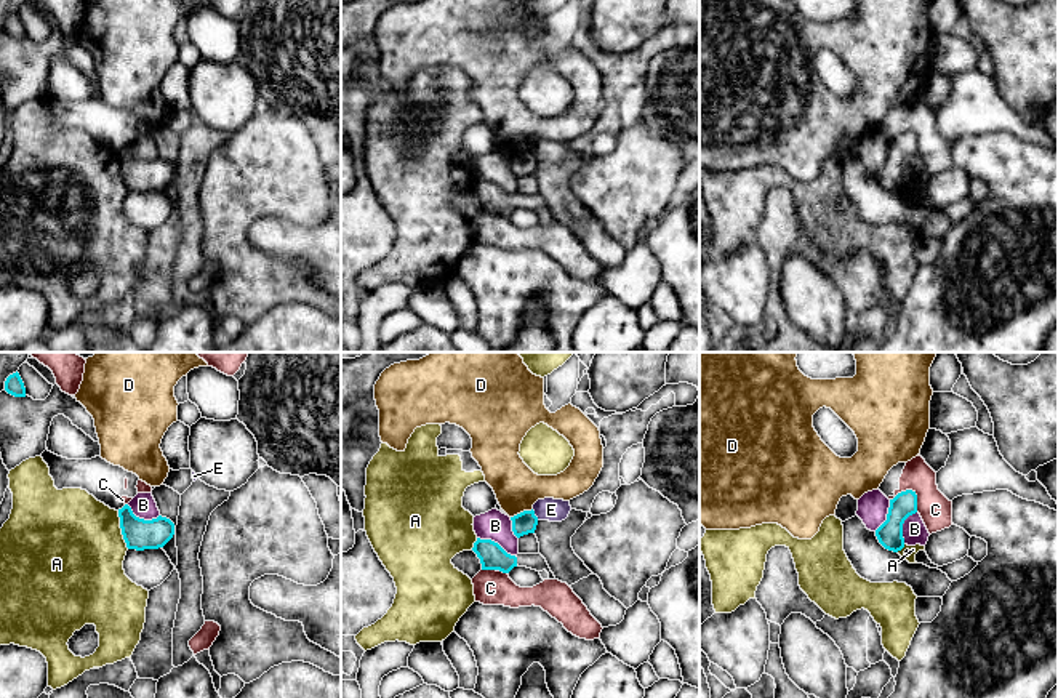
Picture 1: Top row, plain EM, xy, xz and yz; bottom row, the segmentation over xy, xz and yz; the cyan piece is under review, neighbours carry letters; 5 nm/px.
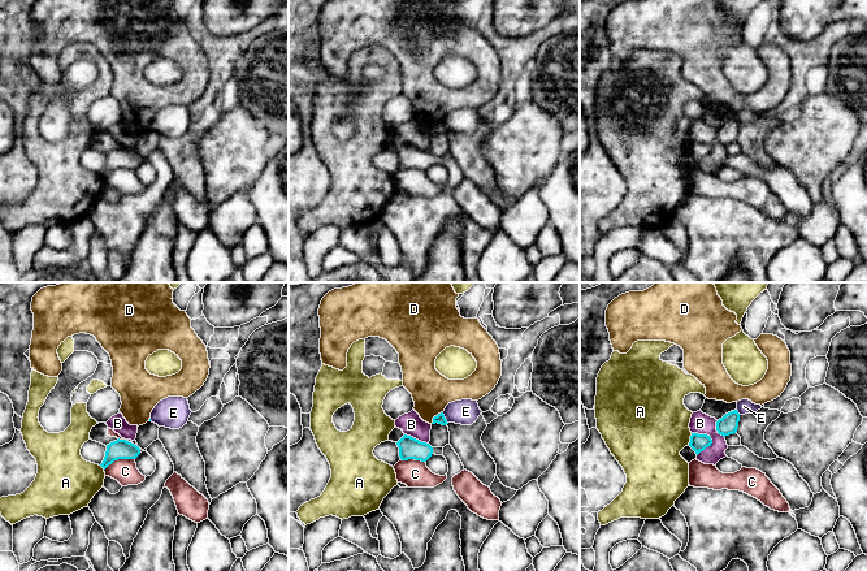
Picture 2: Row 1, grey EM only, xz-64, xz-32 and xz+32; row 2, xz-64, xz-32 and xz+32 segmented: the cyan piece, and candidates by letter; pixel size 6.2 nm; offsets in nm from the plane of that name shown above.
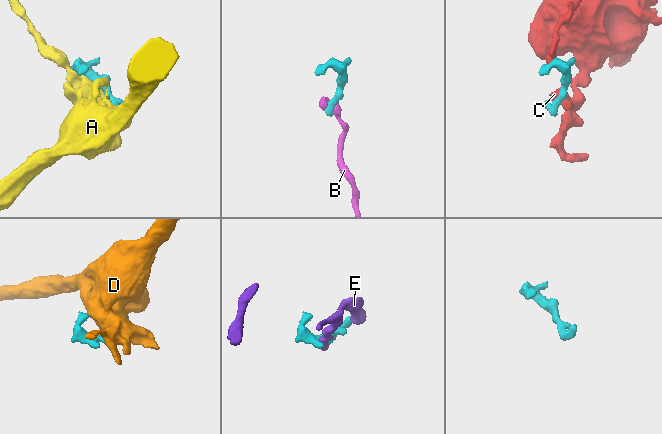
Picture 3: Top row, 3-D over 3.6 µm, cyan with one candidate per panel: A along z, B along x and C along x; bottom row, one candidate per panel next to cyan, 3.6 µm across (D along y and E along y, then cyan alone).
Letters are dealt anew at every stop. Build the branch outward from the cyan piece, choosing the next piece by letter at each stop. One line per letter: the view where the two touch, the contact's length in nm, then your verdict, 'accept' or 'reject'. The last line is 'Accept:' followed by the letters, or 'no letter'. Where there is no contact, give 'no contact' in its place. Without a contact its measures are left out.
A: contact in xy; length 200 nm; reject
B: contact in xz; length 220 nm; reject
C: contact in yz; length 160 nm; reject
D: contact in xz; length 120 nm; reject
E: contact in xz; length 70 nm; reject
Accept: no letter

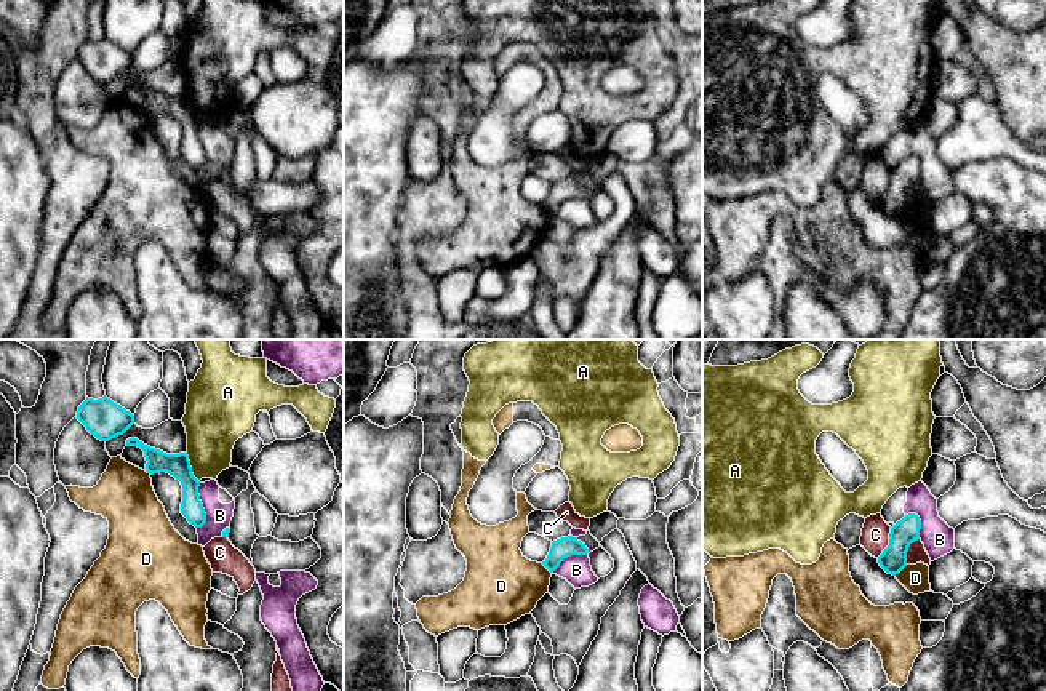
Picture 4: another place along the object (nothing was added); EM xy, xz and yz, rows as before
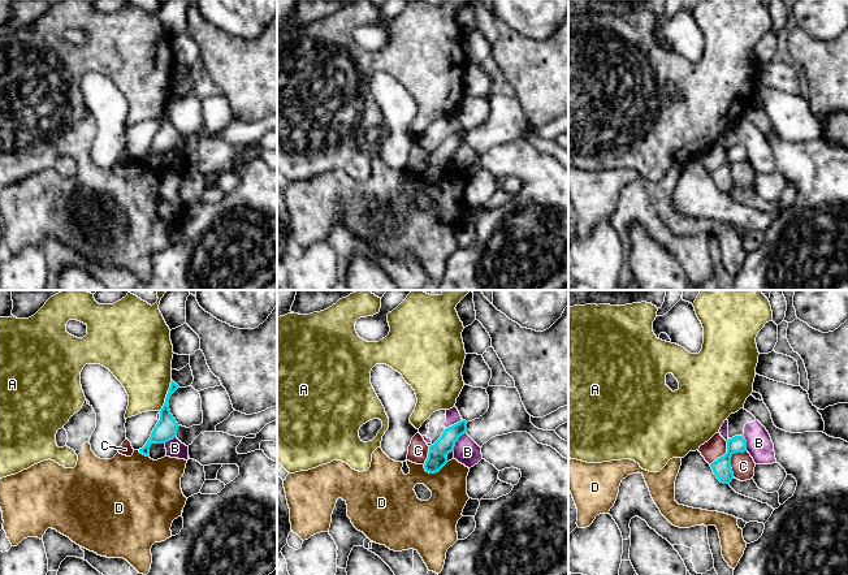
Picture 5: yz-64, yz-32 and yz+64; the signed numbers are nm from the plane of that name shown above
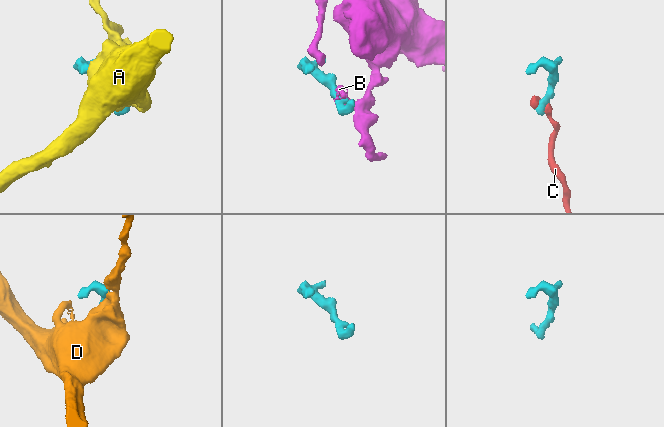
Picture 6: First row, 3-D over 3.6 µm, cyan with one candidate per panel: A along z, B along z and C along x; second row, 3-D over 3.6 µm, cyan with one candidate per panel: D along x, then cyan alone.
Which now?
A: contact in xy; length 170 nm; reject
B: contact in xy; length 240 nm; reject
C: contact in yz; length 170 nm; reject
D: contact in yz; length 90 nm; reject
Accept: no letter

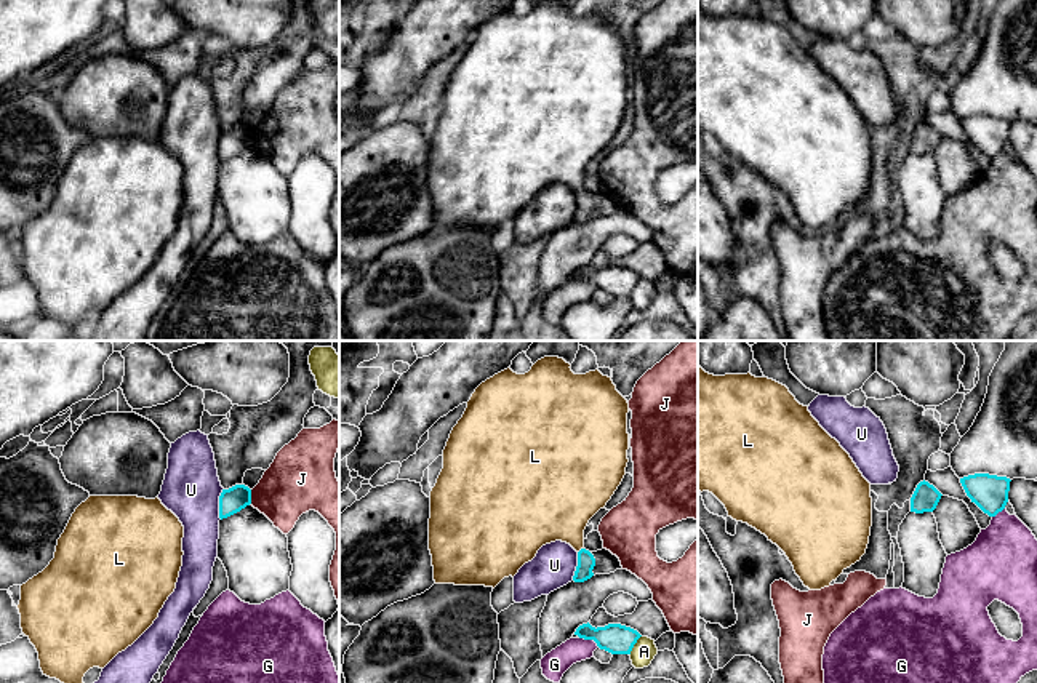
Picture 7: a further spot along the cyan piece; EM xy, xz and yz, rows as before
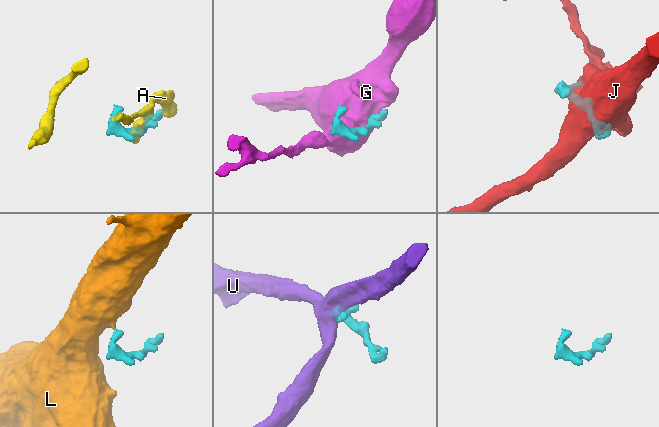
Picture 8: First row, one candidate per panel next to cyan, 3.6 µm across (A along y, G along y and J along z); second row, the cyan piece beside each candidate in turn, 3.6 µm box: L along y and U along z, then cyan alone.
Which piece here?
A: contact in xz; length 120 nm; reject
G: contact in xz; length 120 nm; reject
J: contact in xy; length 70 nm; reject
L: contact in xz; length 40 nm; accept
U: contact in xy; length 160 nm; reject
Accept: L

